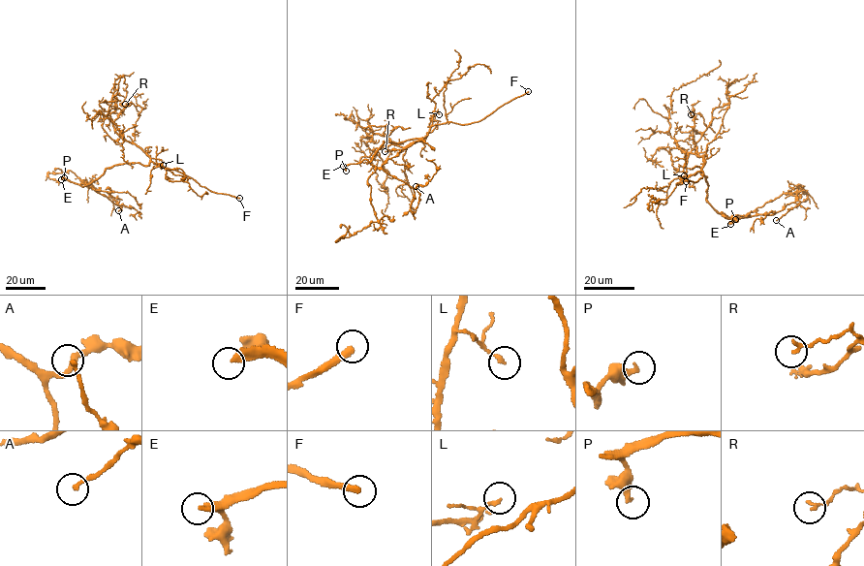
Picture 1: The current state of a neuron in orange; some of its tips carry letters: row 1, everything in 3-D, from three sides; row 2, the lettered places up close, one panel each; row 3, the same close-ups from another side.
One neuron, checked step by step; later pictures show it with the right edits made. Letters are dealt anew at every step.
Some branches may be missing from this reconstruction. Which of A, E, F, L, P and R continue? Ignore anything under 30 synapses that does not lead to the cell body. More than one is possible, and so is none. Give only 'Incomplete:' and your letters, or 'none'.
Incomplete: E, F, P

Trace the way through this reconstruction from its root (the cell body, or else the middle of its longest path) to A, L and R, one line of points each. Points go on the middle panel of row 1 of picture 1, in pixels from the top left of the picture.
A: (408, 141), (385, 141), (369, 162), (413, 189), (410, 209), (414, 213), (419, 195), (416, 186)
L: (408, 141), (423, 137), (432, 123), (433, 111), (439, 114)
R: (408, 141), (427, 133), (421, 141), (405, 146), (391, 144), (378, 149), (383, 162), (391, 150), (385, 151)

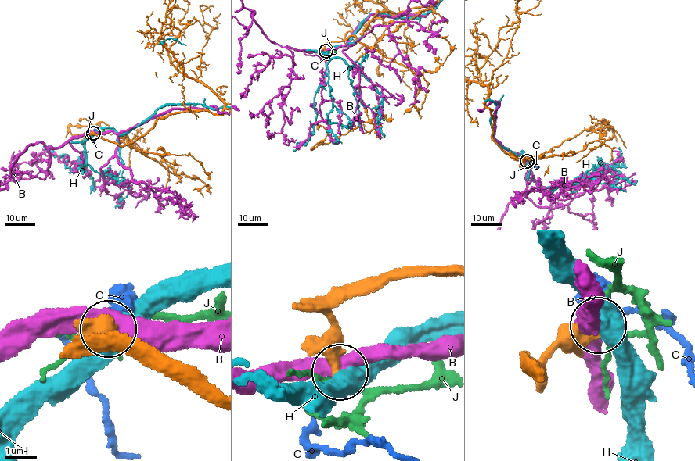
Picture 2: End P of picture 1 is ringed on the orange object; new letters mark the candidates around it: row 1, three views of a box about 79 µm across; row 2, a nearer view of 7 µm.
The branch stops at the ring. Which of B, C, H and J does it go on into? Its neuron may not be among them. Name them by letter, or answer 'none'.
C

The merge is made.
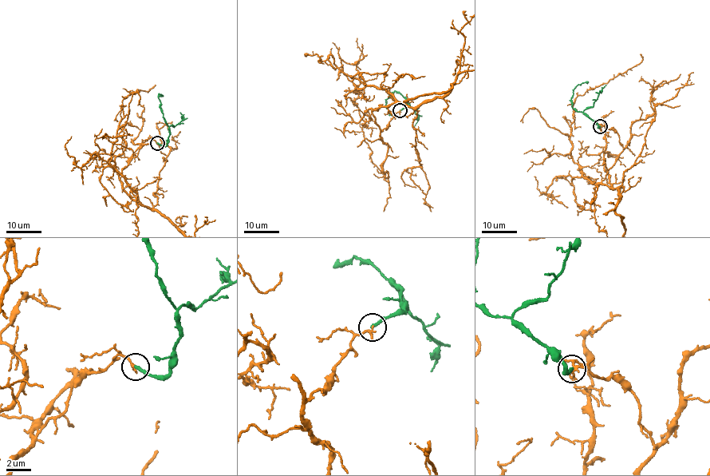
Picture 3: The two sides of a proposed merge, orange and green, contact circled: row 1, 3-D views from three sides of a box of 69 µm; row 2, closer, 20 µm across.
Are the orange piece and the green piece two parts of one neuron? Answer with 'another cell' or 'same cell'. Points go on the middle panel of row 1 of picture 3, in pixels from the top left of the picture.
another cell

